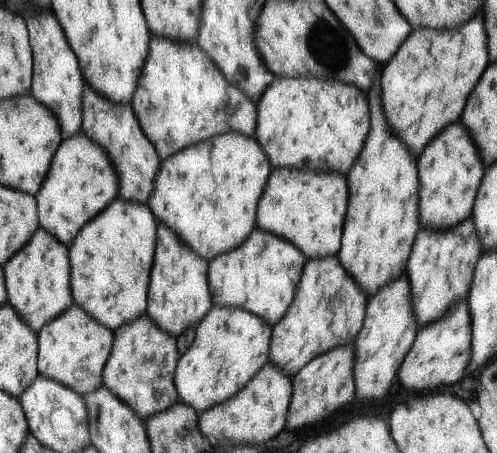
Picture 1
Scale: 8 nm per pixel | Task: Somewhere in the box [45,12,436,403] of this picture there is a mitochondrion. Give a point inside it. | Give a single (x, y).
(329, 49)

